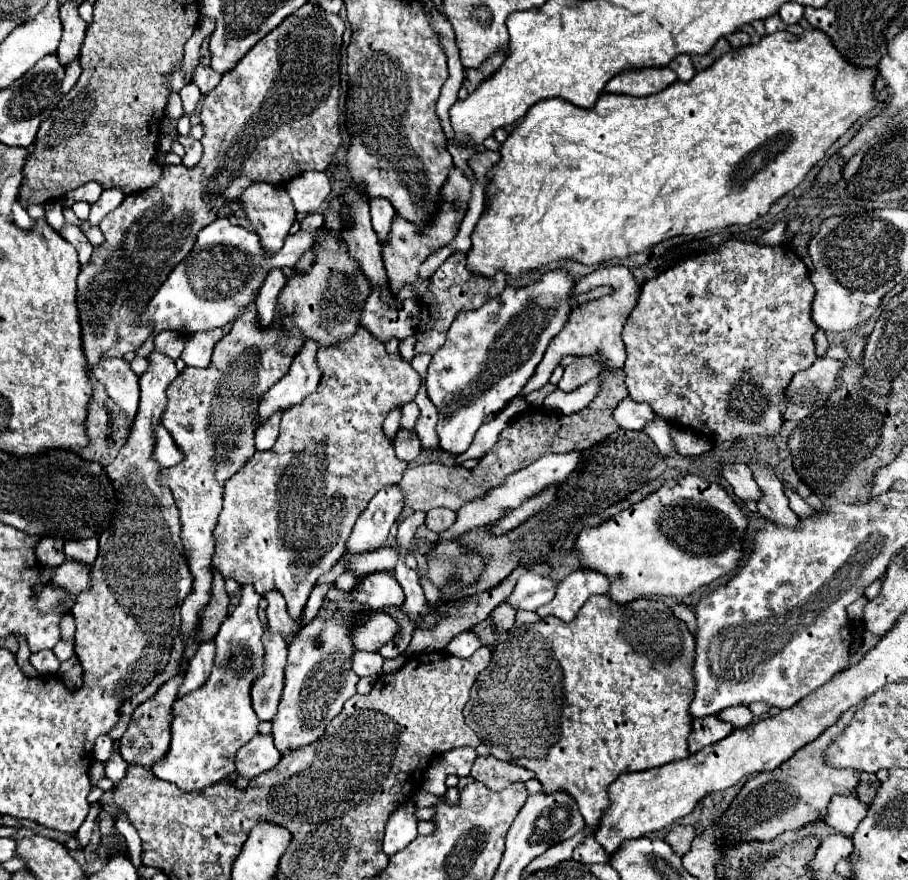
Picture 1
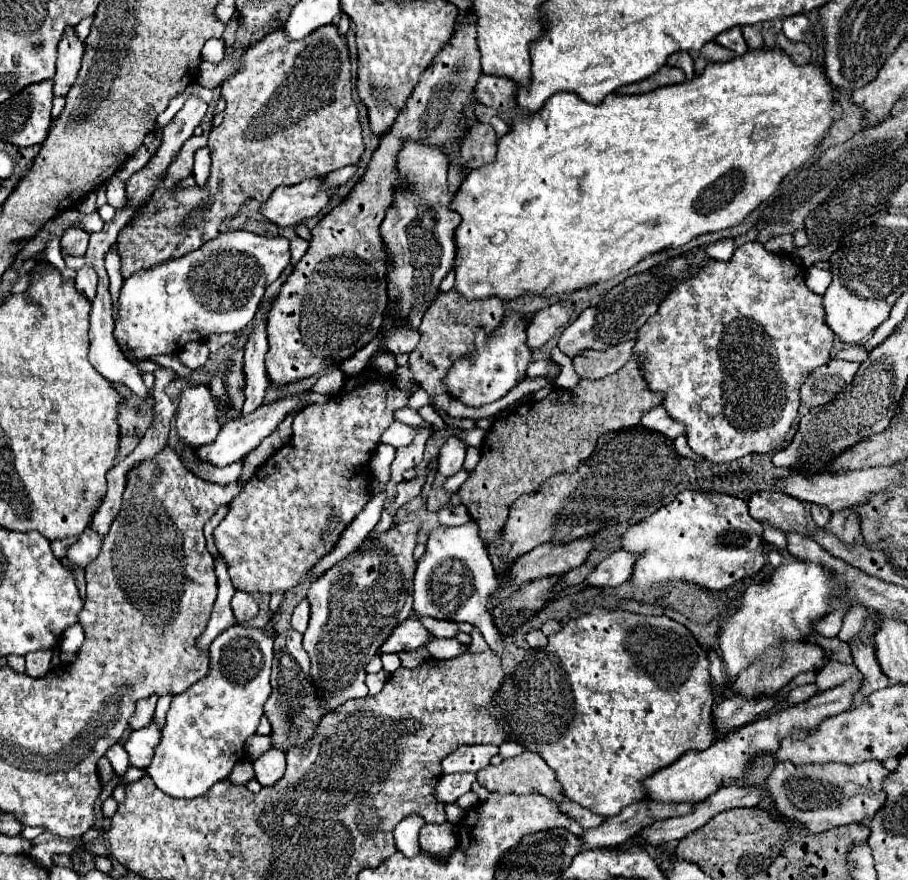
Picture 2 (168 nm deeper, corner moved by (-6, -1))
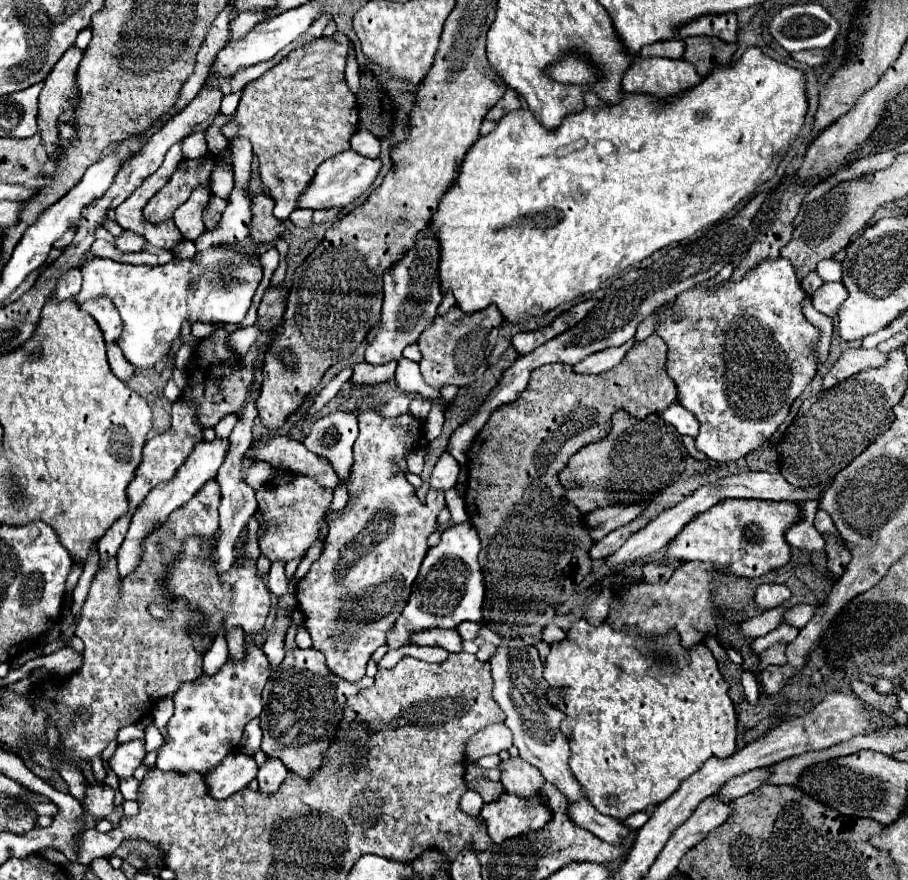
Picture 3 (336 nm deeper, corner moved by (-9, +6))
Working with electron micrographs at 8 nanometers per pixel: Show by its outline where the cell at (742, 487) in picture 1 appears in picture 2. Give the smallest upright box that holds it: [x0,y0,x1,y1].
[749,491,807,535]

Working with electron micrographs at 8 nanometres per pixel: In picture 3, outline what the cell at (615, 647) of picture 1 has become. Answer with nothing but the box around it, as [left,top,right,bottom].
[544,618,736,820]

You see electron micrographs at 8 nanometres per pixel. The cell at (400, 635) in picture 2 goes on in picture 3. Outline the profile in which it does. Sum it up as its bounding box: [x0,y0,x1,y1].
[412,630,462,654]

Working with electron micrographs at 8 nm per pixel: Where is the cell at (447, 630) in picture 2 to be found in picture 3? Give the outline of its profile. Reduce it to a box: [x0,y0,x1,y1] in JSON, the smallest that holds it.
[458,622,480,640]

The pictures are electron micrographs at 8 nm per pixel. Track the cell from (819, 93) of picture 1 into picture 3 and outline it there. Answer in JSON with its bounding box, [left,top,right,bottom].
[428,48,808,324]

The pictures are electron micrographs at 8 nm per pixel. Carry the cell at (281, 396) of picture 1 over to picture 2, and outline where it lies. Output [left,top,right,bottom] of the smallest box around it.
[197,391,328,467]

